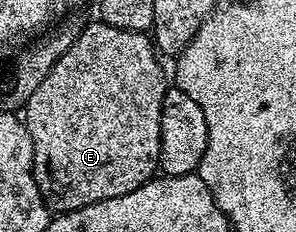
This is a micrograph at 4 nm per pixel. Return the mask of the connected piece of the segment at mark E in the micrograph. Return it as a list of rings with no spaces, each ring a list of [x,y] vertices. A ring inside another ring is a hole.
[[[102,22],[89,24],[85,29],[78,31],[67,49],[31,95],[29,101],[23,107],[23,119],[27,130],[31,134],[33,143],[33,173],[35,182],[39,186],[41,196],[54,213],[74,212],[77,208],[91,206],[95,202],[103,202],[107,198],[119,198],[123,194],[131,194],[131,190],[142,188],[149,180],[154,179],[161,163],[161,111],[163,110],[163,98],[167,91],[165,84],[165,72],[161,69],[162,61],[158,59],[159,53],[150,37],[144,32],[132,32],[131,30],[117,29],[115,26]]]

